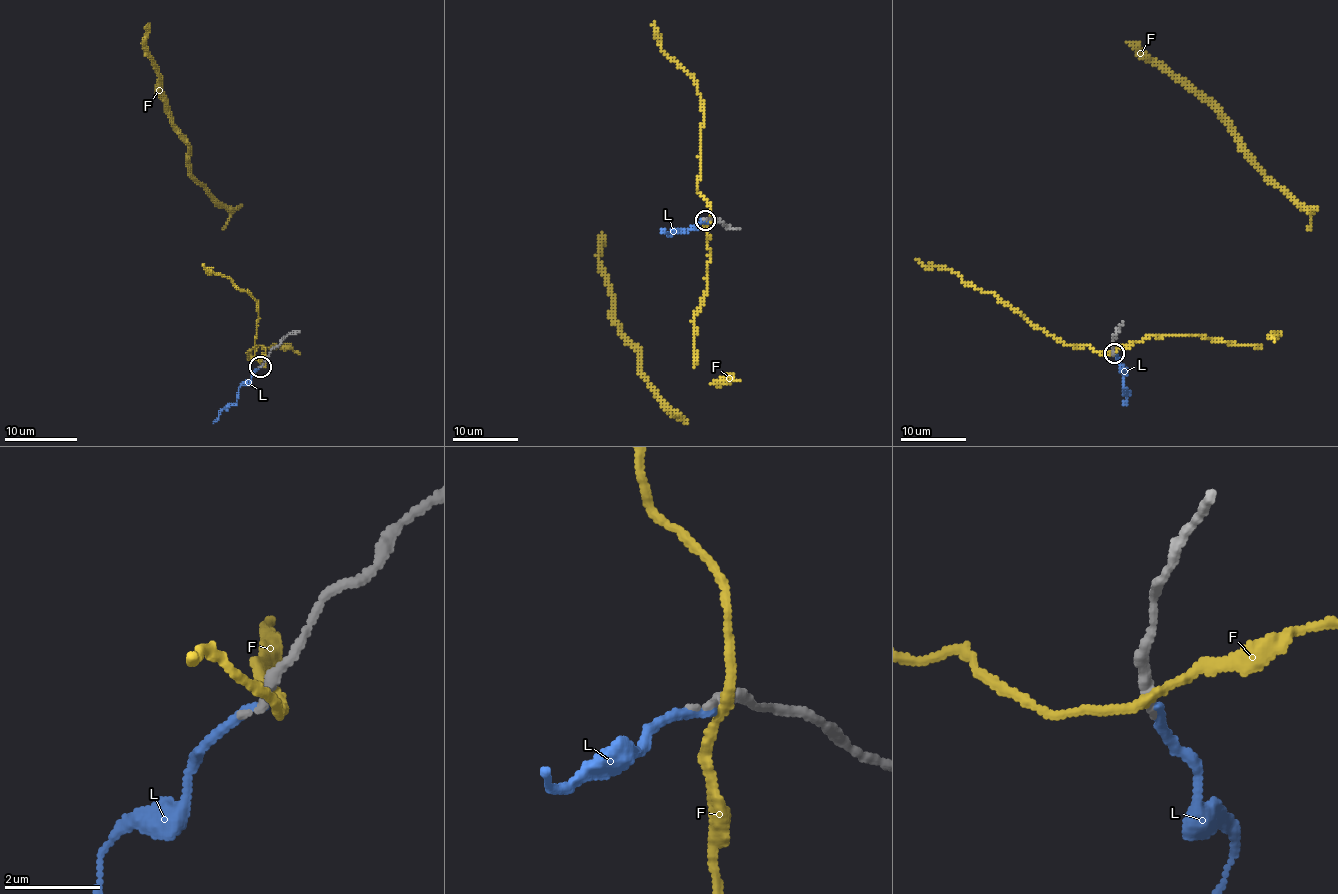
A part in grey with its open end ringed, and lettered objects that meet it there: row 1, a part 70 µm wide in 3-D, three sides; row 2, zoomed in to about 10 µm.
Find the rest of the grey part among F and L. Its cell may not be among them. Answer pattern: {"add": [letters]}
{"add": ["L"]}

